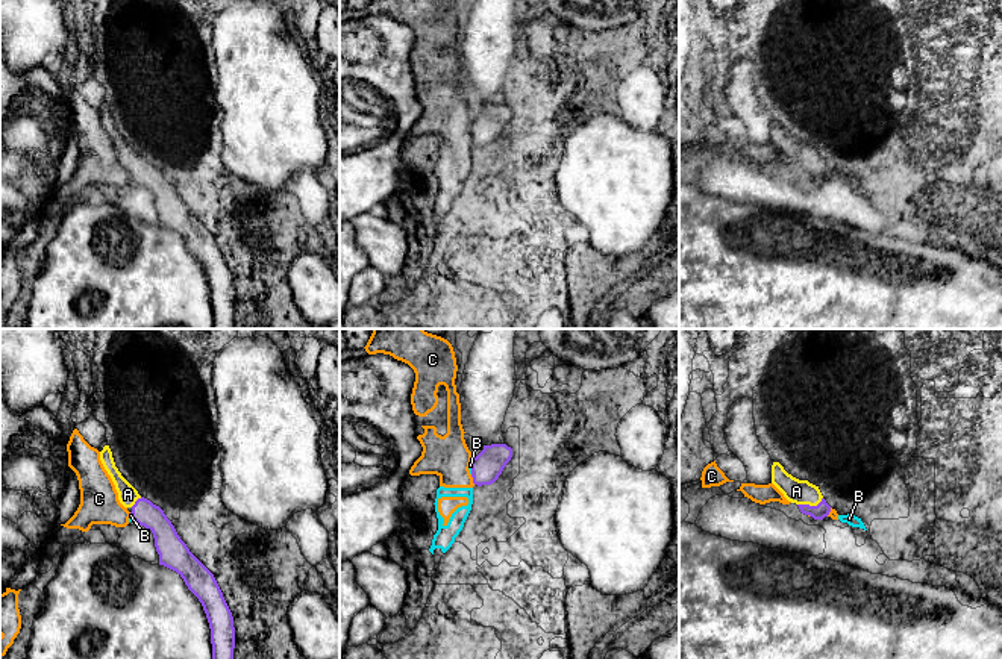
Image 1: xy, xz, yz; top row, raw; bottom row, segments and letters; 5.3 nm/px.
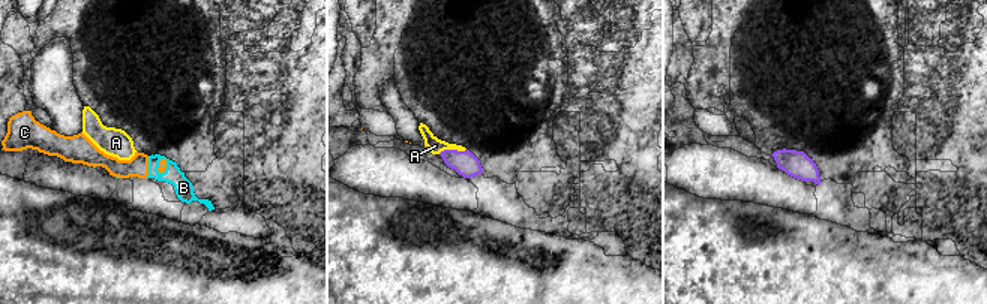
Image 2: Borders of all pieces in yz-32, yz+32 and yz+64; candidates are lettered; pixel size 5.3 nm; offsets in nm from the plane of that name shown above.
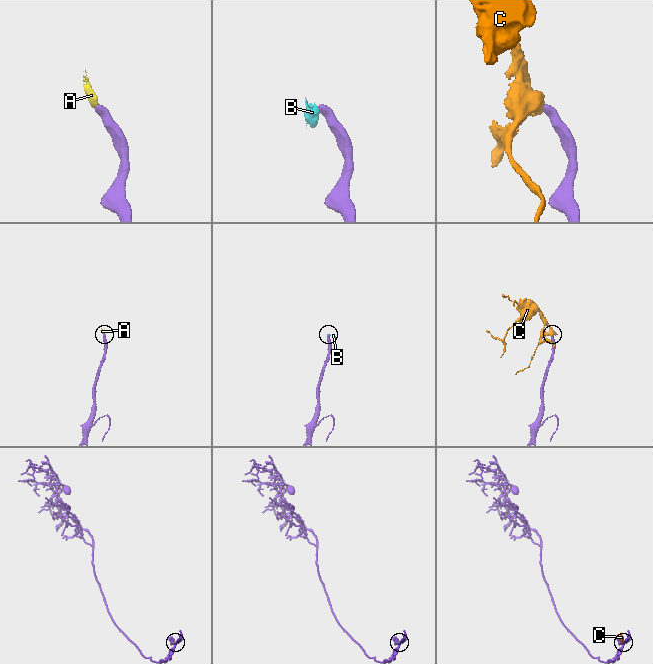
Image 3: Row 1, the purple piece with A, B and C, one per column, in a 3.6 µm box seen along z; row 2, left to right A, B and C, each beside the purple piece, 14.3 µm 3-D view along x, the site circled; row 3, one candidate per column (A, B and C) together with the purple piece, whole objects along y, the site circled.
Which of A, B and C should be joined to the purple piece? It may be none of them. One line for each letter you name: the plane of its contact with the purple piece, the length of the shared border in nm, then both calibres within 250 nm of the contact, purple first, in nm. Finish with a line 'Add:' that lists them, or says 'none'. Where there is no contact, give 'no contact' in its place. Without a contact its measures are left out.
A: meets purple in yz; contact 140 nm long; 80 nm thick on the purple side, 130 nm on the other
Add: A

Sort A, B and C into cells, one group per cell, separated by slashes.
A / B C

